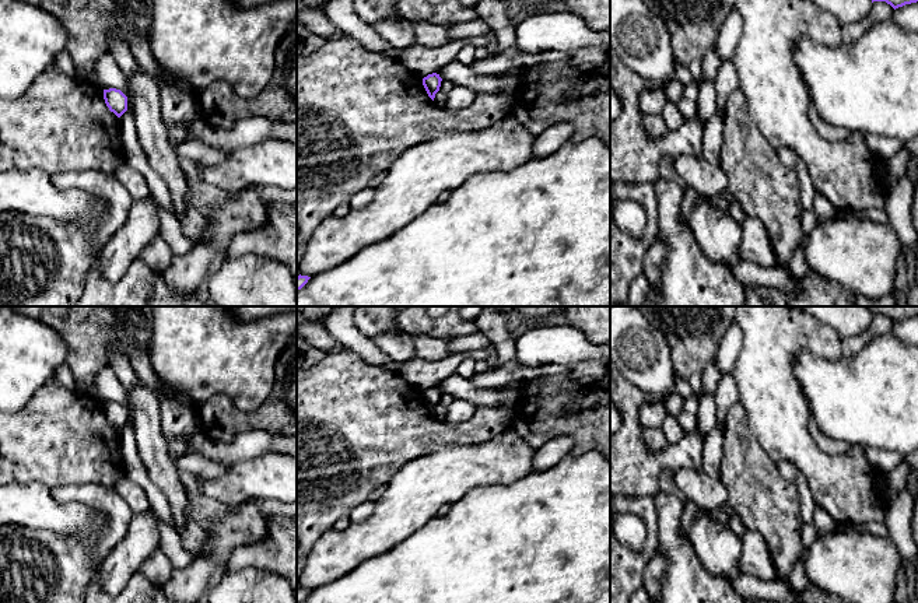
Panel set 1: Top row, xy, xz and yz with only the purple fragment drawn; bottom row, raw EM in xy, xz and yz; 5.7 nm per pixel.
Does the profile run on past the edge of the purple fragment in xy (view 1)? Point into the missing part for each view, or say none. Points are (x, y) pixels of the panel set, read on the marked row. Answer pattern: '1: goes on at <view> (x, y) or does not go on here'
1: does not go on here

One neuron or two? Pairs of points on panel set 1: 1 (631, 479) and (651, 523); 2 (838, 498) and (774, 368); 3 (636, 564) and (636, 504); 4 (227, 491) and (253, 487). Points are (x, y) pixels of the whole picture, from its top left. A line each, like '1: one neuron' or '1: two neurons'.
1: two neurons
2: one neuron
3: one neuron
4: one neuron

